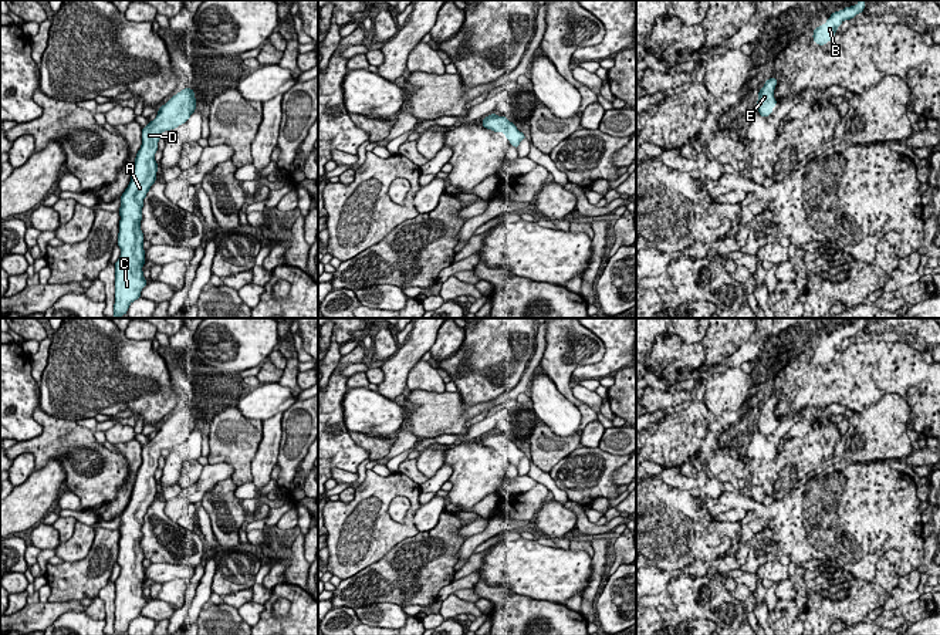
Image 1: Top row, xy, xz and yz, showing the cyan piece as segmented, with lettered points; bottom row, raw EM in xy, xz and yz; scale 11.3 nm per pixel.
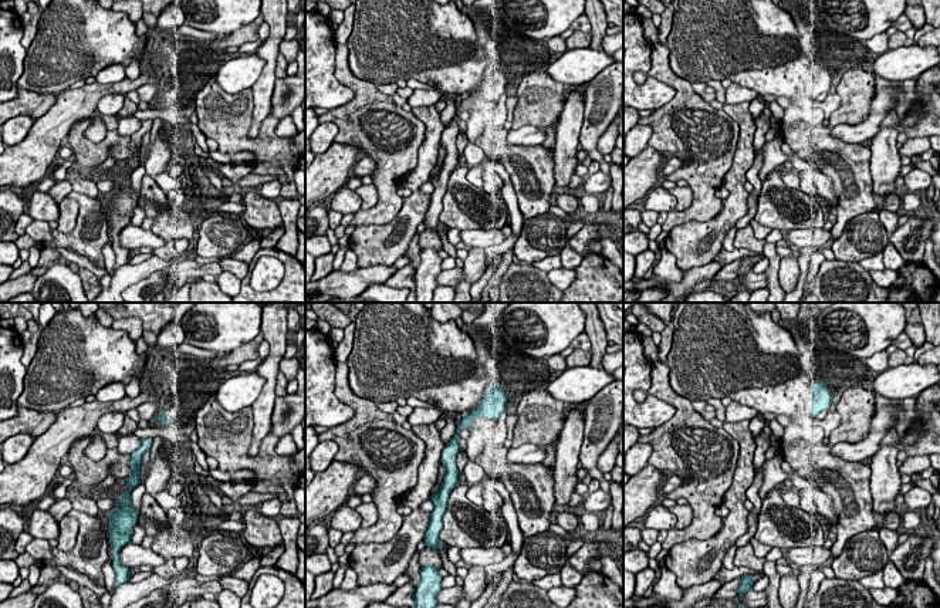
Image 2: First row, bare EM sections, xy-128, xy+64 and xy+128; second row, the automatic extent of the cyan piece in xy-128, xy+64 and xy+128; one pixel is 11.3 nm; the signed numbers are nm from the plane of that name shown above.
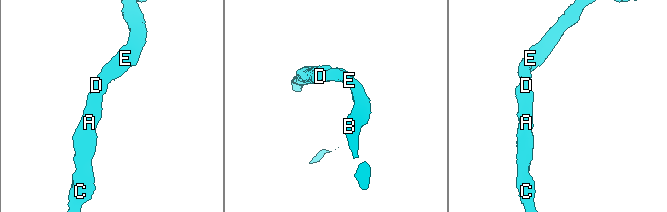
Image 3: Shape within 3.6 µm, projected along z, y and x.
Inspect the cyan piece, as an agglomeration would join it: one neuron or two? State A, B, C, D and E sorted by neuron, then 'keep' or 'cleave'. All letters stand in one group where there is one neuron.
A B C D E; keep

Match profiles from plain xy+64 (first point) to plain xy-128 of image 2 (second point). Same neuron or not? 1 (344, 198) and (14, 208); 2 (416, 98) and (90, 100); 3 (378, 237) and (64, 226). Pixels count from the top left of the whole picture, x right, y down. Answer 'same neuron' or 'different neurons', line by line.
1: different neurons
2: different neurons
3: different neurons

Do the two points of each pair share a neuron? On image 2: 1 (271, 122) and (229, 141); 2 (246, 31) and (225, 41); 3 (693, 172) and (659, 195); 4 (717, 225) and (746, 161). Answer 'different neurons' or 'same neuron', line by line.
1: same neuron
2: same neuron
3: different neurons
4: same neuron

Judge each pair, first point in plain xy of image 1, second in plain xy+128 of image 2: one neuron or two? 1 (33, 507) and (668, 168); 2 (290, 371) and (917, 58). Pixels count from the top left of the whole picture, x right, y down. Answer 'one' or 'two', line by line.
1: two
2: two

